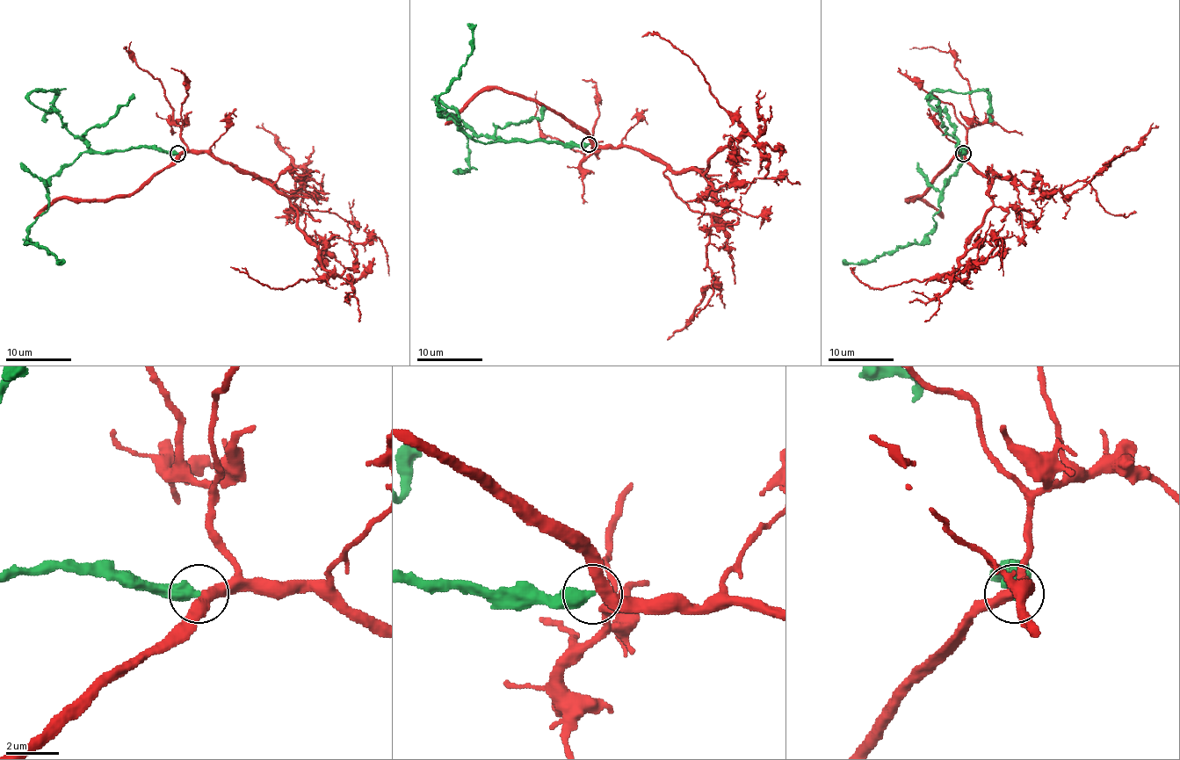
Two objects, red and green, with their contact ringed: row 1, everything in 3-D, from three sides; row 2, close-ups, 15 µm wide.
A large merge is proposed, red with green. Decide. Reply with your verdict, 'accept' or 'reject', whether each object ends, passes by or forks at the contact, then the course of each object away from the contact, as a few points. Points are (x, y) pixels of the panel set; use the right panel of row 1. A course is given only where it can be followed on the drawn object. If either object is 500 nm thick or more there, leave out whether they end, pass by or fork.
reject; red runs (963, 154), (989, 180), (993, 206), (965, 245), (960, 265), (923, 282), (874, 288), (853, 273), (855, 267); green runs (963, 154), (960, 147), (960, 167), (932, 214), (936, 228), (921, 242), (870, 262), (842, 262)

